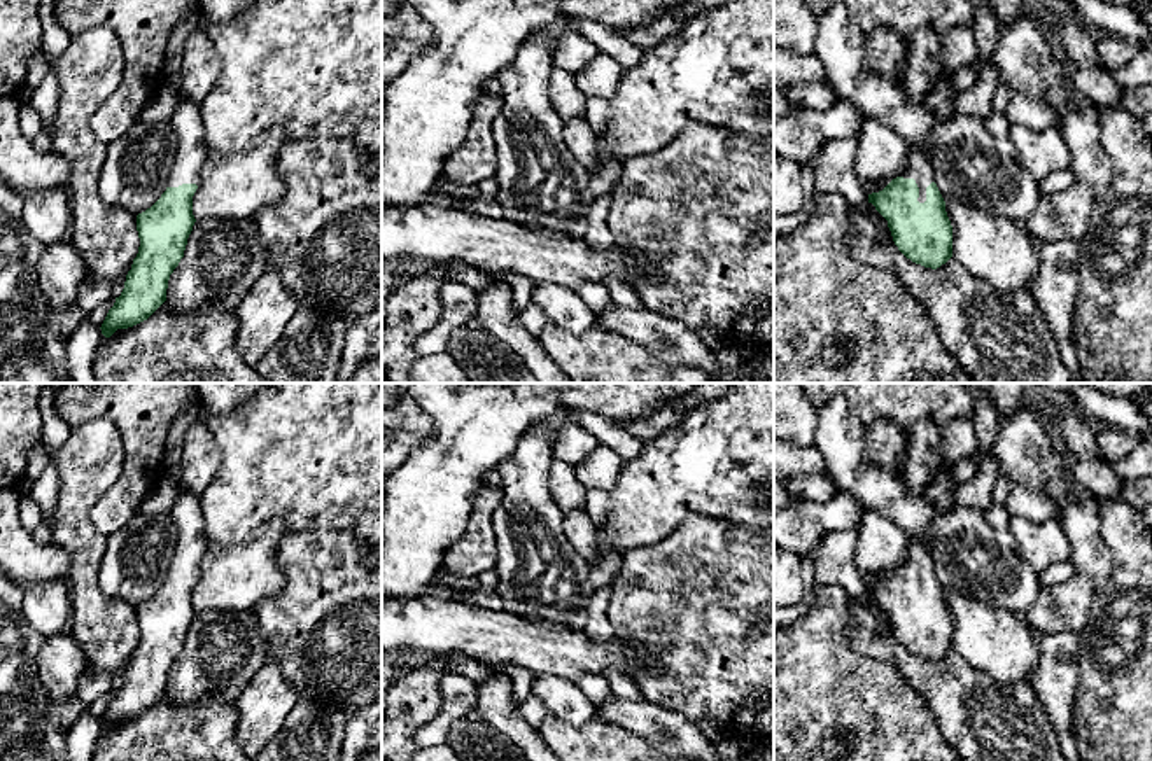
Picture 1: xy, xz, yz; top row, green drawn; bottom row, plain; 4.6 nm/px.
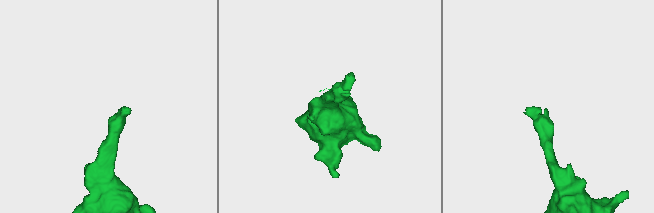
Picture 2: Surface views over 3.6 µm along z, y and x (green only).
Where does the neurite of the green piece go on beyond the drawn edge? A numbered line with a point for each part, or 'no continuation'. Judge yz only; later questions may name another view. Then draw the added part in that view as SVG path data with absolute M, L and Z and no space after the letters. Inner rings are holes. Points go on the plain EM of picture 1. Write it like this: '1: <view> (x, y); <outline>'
1: yz (839, 436); M833 395L818 409L812 444L825 458L839 493L856 499L863 511L879 511L907 534L903 570L914 570L919 595L926 593L926 579L935 574L935 560L928 548L928 528L937 513L923 493L907 493L902 481L884 469L865 462L865 423L849 409L844 395Z

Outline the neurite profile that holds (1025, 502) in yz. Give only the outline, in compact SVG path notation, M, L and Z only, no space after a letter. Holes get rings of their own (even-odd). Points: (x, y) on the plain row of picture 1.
M1012 485L1005 507L1012 516L1028 518L1035 523L1059 518L1061 513L1061 506L1052 497L1024 485Z

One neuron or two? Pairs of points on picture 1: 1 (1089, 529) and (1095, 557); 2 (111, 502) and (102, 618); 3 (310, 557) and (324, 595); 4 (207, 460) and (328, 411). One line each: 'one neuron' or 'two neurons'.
1: one neuron
2: two neurons
3: one neuron
4: two neurons

